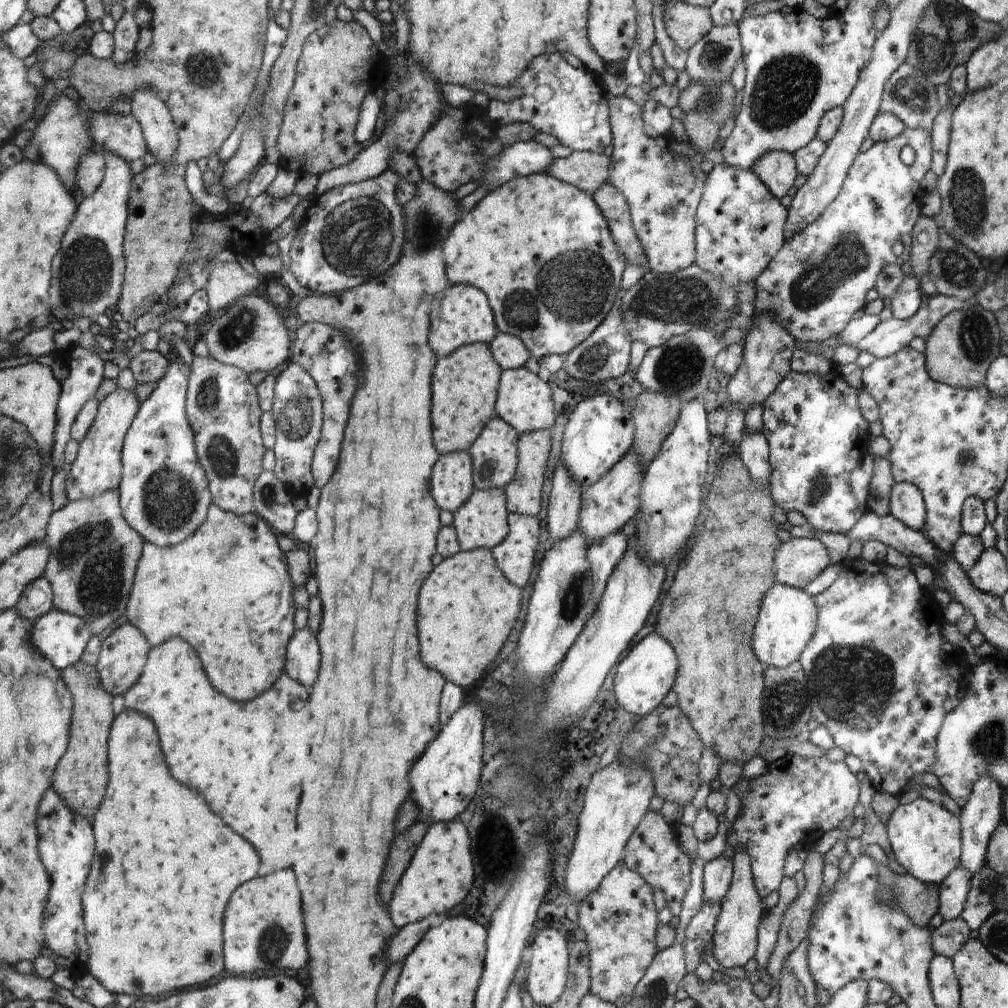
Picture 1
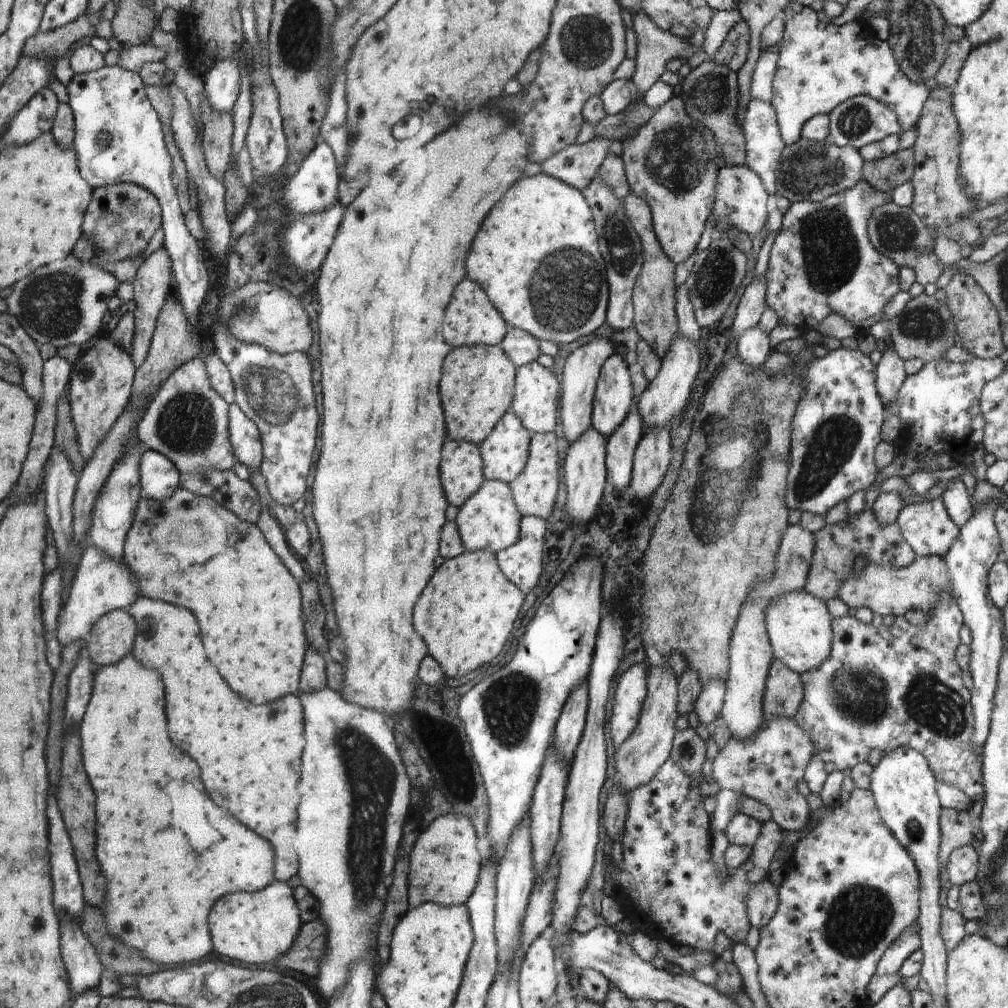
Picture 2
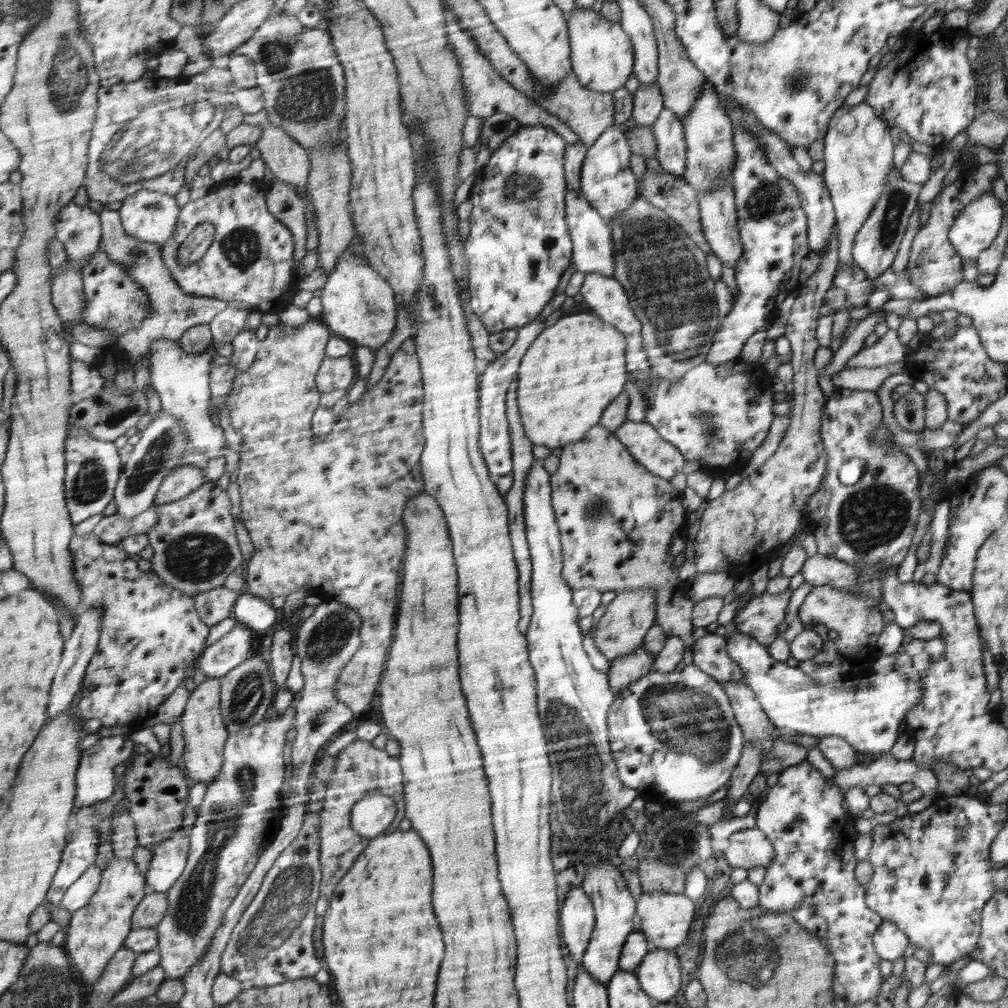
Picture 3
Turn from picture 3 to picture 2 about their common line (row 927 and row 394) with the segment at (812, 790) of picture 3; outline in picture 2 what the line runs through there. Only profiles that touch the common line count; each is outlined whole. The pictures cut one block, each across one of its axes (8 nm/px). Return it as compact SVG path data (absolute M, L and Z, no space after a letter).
M840 347L824 358L816 357L808 366L800 368L800 384L805 395L798 403L792 419L789 469L787 474L786 506L810 514L828 514L836 504L848 500L854 492L867 490L876 478L875 448L880 442L880 428L884 422L884 404L877 392L877 367L861 351Z

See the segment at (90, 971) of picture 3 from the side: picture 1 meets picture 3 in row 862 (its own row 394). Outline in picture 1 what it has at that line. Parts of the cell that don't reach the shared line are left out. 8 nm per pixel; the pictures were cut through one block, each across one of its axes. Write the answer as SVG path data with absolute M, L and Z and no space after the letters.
M118 387L101 402L94 426L84 439L79 457L75 460L67 479L71 501L96 499L96 496L120 488L123 481L125 440L141 411L141 403L136 391L122 387Z

